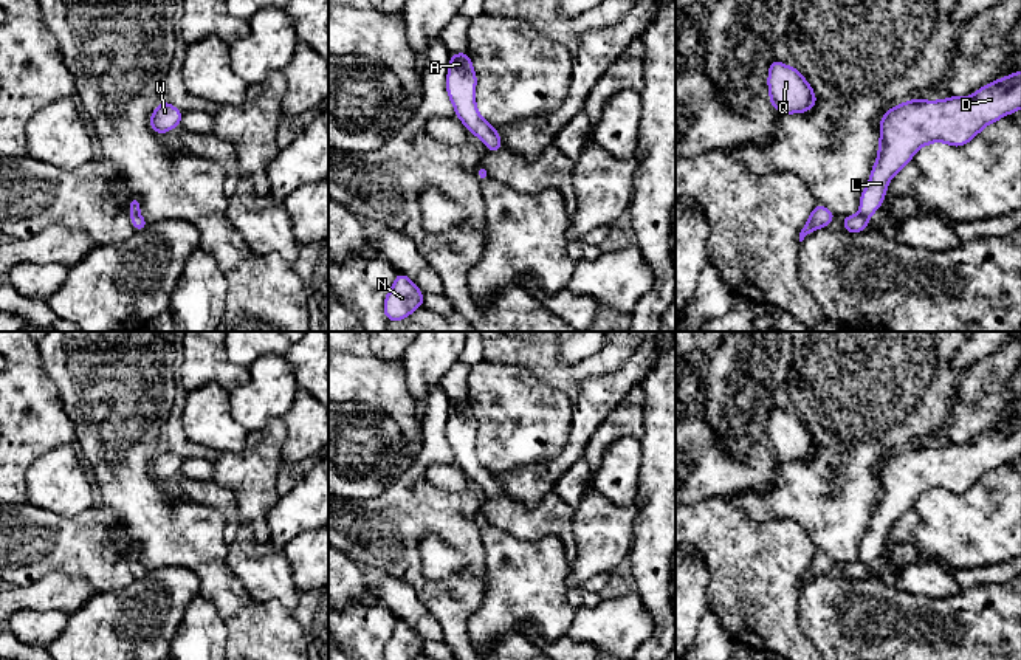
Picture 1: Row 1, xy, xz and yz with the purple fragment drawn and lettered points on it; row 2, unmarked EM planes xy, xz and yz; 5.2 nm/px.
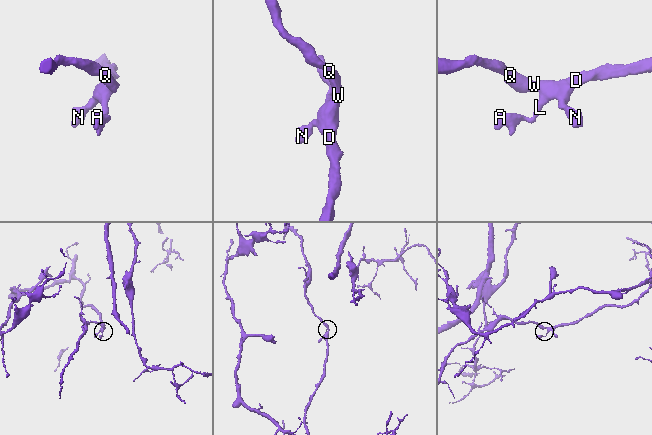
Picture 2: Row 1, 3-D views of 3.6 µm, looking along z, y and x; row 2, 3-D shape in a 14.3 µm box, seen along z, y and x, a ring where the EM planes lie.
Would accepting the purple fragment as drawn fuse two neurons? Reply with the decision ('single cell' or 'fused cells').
single cell

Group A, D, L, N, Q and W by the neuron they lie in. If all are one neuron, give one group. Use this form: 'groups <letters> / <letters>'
groups A D L N Q W

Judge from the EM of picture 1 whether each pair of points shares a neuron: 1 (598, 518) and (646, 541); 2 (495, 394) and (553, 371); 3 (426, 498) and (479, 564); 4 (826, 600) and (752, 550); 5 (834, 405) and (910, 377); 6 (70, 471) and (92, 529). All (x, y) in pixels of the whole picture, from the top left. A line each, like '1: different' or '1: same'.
1: different
2: different
3: same
4: different
5: same
6: different

